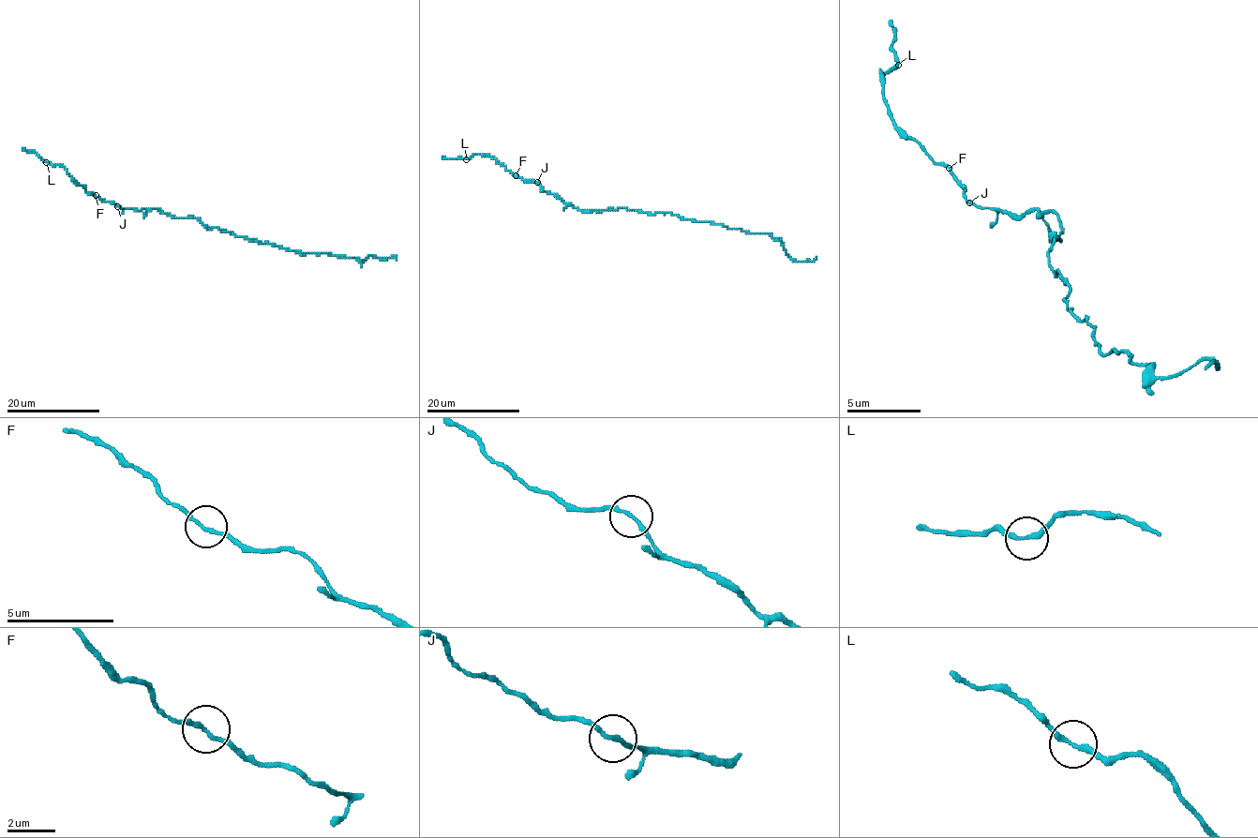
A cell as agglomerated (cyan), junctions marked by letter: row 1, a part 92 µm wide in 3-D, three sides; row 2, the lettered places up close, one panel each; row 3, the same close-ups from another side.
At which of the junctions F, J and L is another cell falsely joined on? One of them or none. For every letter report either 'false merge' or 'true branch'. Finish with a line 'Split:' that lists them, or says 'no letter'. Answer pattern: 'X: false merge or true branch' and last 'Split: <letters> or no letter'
F: true branch
J: true branch
L: true branch
Split: no letter

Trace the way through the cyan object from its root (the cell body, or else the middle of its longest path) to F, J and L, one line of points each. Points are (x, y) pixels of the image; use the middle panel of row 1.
F: (622, 207), (578, 211), (546, 192), (537, 183), (522, 180), (516, 175)
J: (622, 207), (578, 211), (546, 192), (537, 183)
L: (622, 207), (578, 211), (546, 192), (537, 183), (522, 180), (511, 173), (487, 155), (472, 155), (466, 159)

